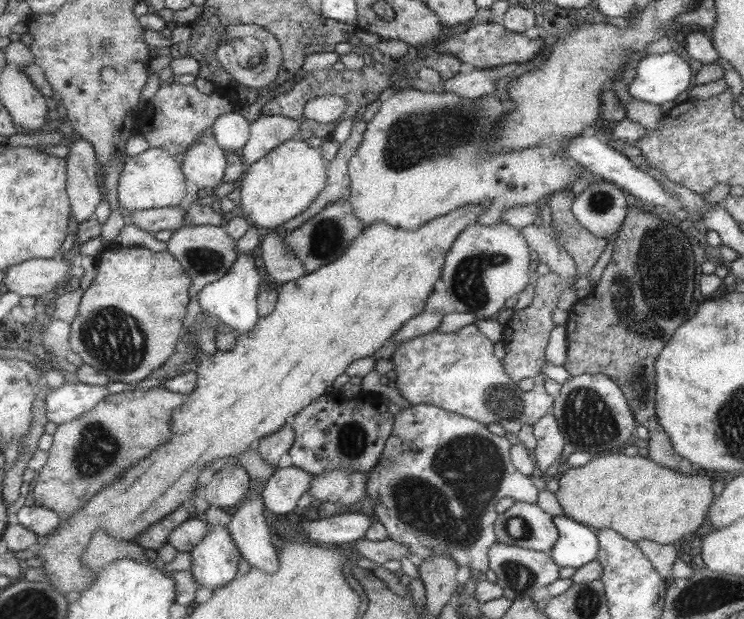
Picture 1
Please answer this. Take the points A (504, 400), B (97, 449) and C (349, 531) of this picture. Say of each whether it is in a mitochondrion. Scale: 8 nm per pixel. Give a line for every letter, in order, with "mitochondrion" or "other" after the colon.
A: mitochondrion
B: mitochondrion
C: other

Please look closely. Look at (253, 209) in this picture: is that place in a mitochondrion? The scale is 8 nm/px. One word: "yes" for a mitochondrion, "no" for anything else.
no

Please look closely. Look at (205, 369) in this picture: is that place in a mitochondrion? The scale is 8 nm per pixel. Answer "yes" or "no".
no

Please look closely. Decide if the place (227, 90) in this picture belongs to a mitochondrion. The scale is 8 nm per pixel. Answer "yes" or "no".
no

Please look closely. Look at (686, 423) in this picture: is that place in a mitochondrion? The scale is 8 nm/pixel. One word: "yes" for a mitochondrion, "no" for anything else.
no

